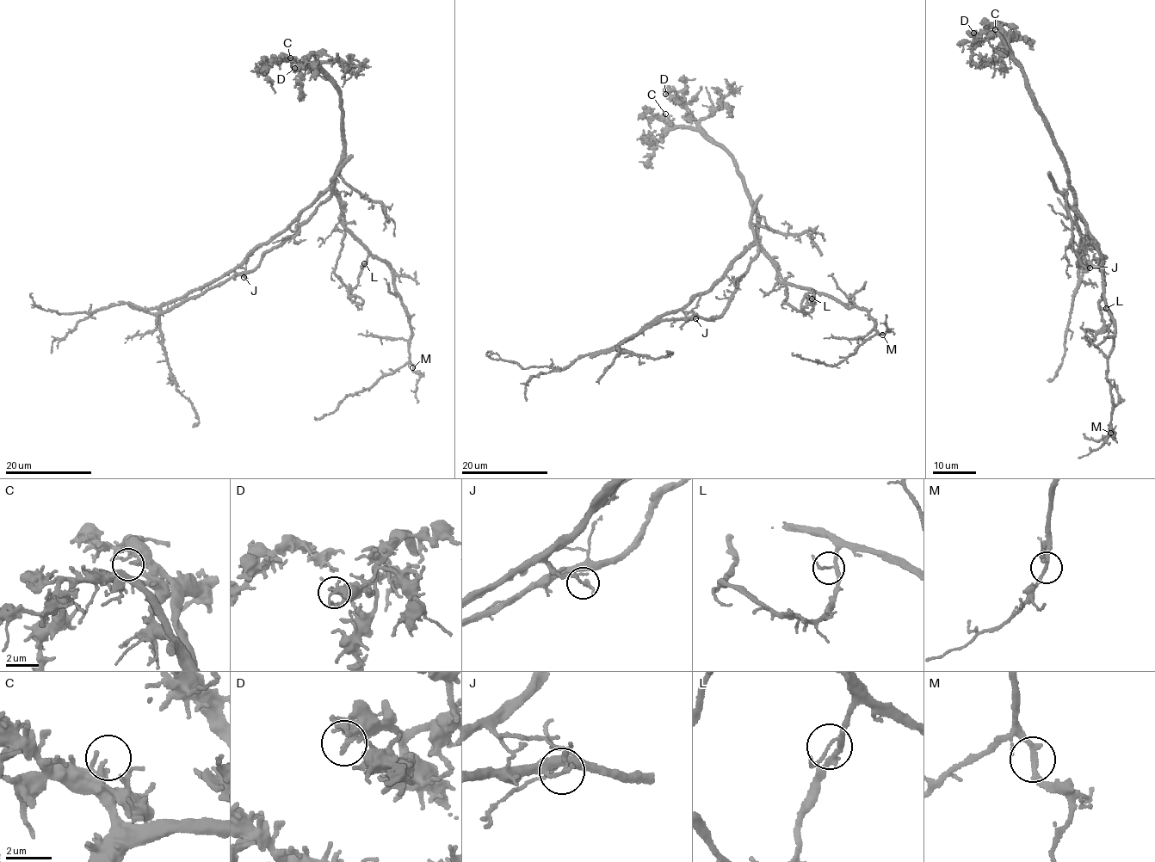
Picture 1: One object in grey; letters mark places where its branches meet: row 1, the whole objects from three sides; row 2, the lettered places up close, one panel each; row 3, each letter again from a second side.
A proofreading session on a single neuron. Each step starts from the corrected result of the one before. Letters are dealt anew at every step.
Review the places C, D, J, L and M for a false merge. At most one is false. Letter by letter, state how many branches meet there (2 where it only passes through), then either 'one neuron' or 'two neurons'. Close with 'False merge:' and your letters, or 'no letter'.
C: 2 | one neuron
D: 2 | one neuron
J: 2 | two neurons
L: 3 | one neuron
M: 2 | one neuron
False merge: J

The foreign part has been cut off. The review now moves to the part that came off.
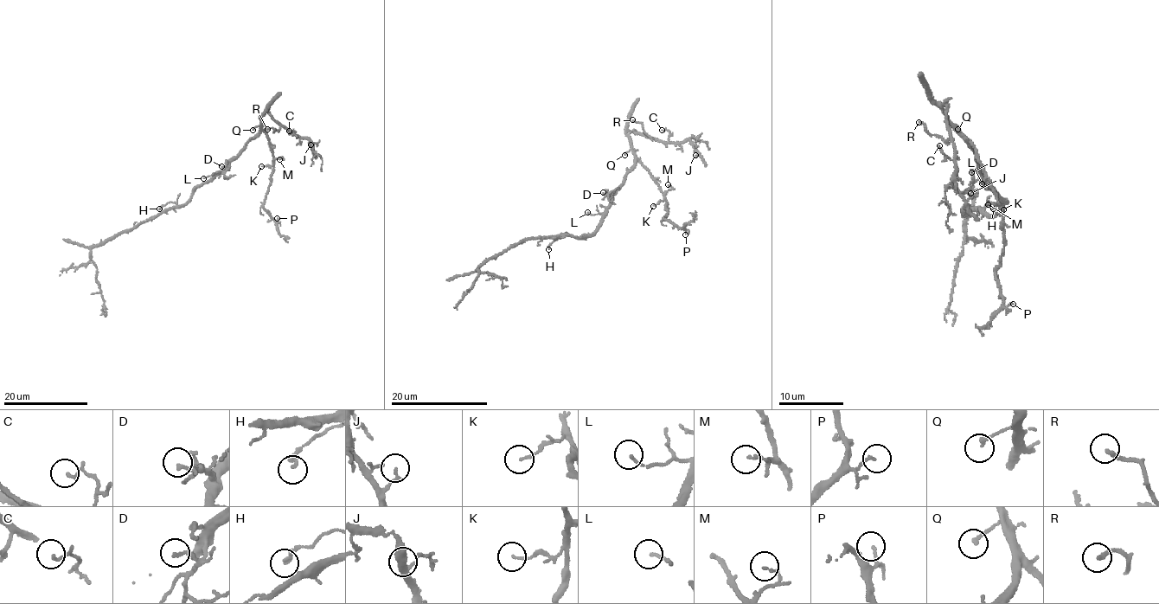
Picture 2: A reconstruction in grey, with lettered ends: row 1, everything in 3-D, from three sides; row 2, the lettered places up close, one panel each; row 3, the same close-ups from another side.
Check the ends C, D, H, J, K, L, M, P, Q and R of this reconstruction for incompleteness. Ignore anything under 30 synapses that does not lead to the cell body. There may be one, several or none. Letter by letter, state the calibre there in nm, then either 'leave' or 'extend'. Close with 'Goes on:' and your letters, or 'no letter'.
C: calibre 80 nm; leave
D: calibre 160 nm; leave
H: calibre 160 nm; leave
J: calibre 140 nm; leave
K: calibre 90 nm; leave
L: calibre 120 nm; leave
M: calibre 110 nm; leave
P: calibre 120 nm; leave
Q: calibre 170 nm; leave
R: calibre 200 nm; leave
Goes on: no letter

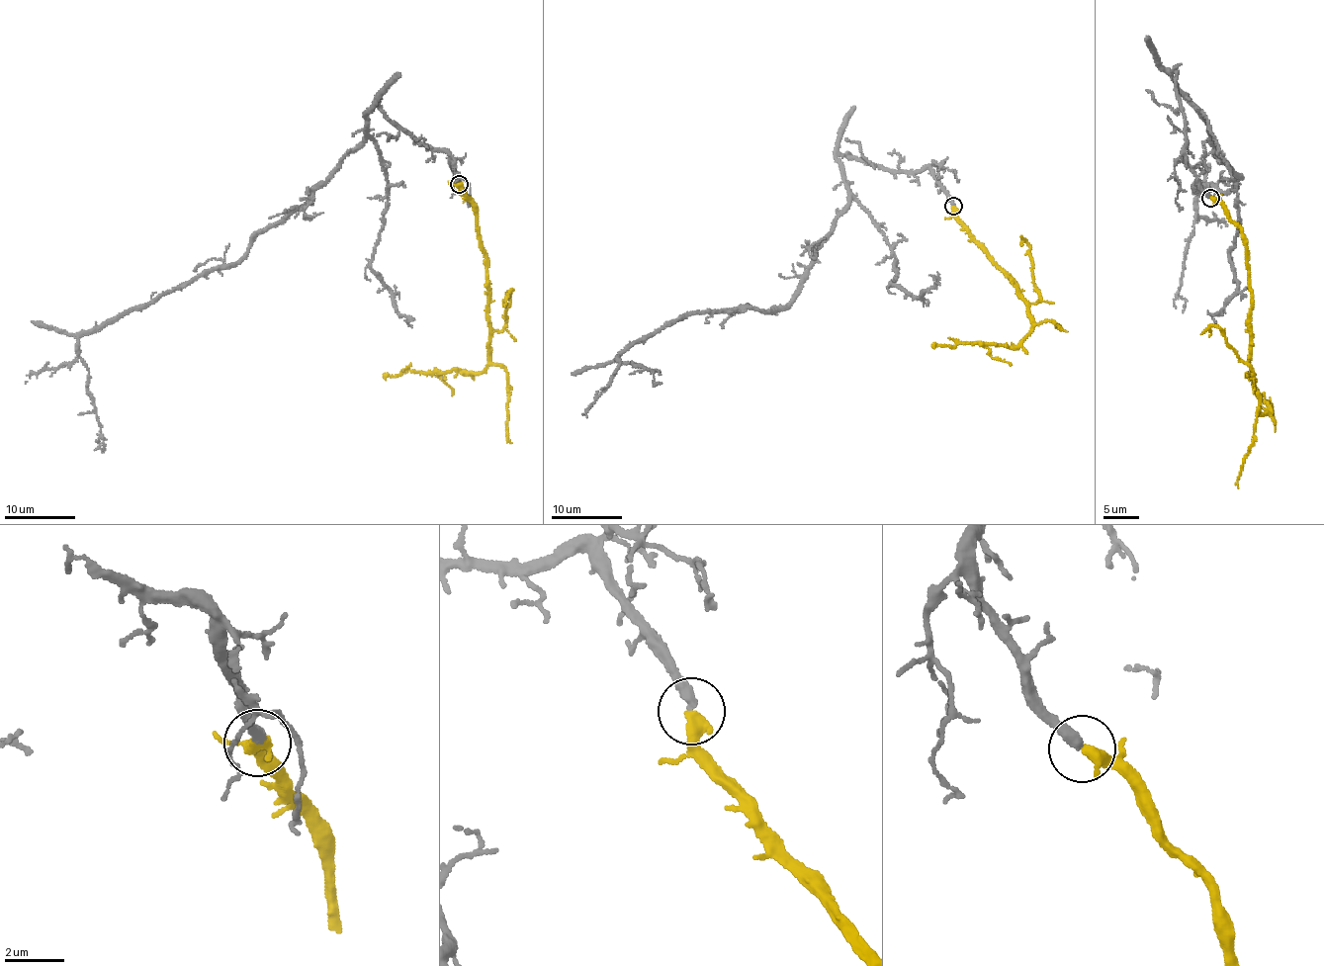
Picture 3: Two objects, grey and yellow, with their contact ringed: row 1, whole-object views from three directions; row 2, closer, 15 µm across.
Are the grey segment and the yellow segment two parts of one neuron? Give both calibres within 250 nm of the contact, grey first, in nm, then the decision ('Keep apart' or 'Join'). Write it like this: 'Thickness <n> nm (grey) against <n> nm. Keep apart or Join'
Thickness 360 nm (grey) against 480 nm. Join

